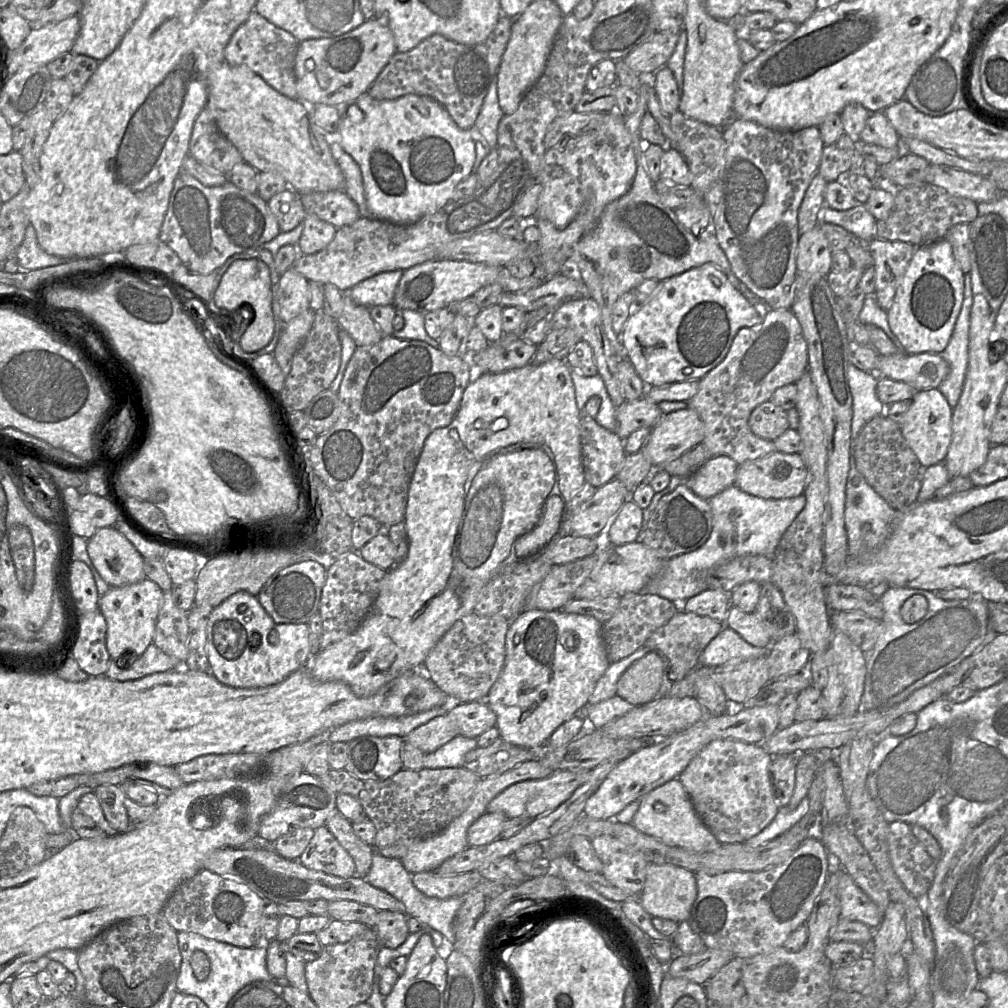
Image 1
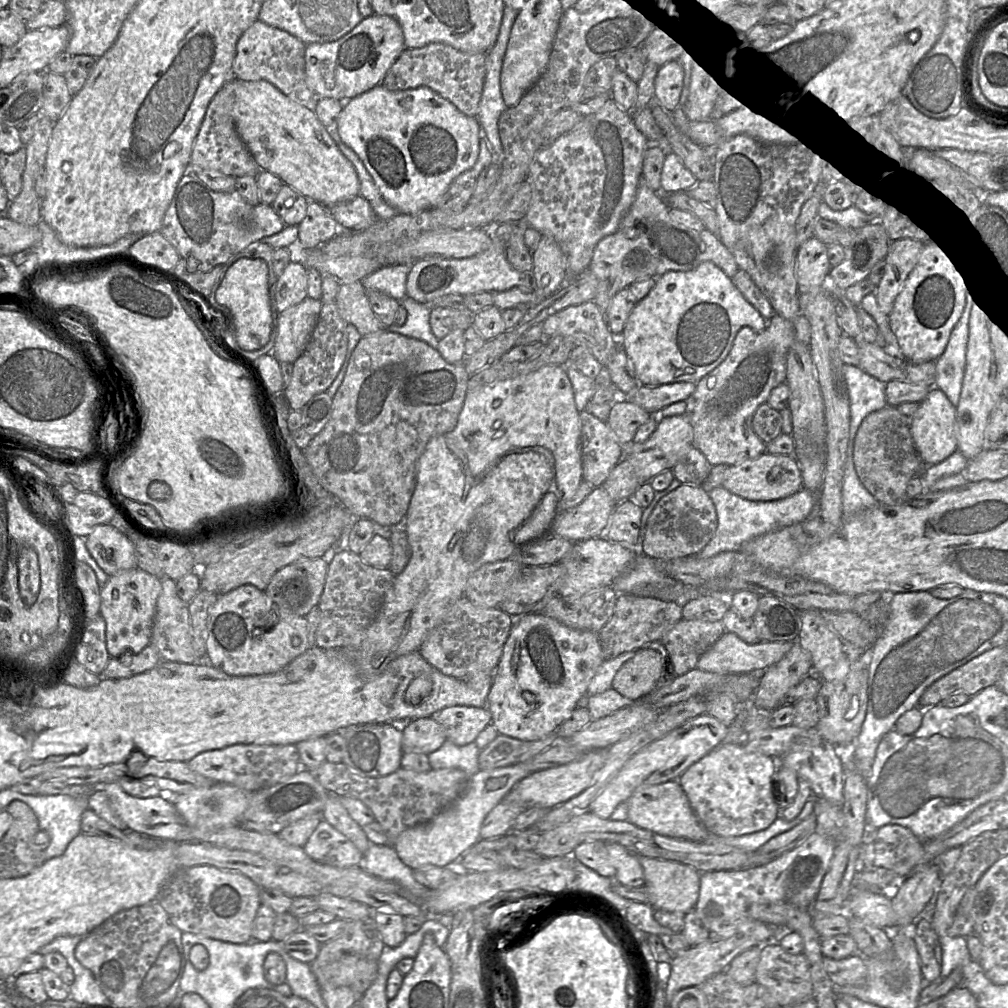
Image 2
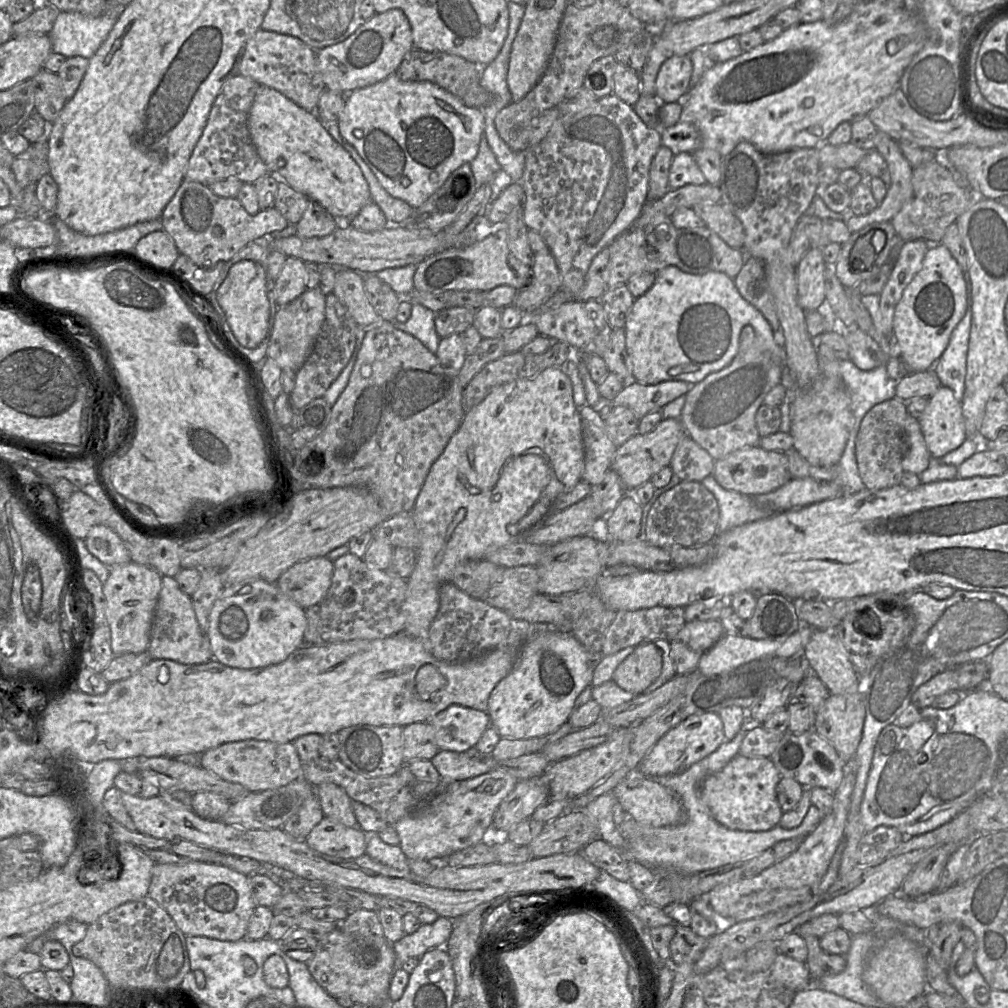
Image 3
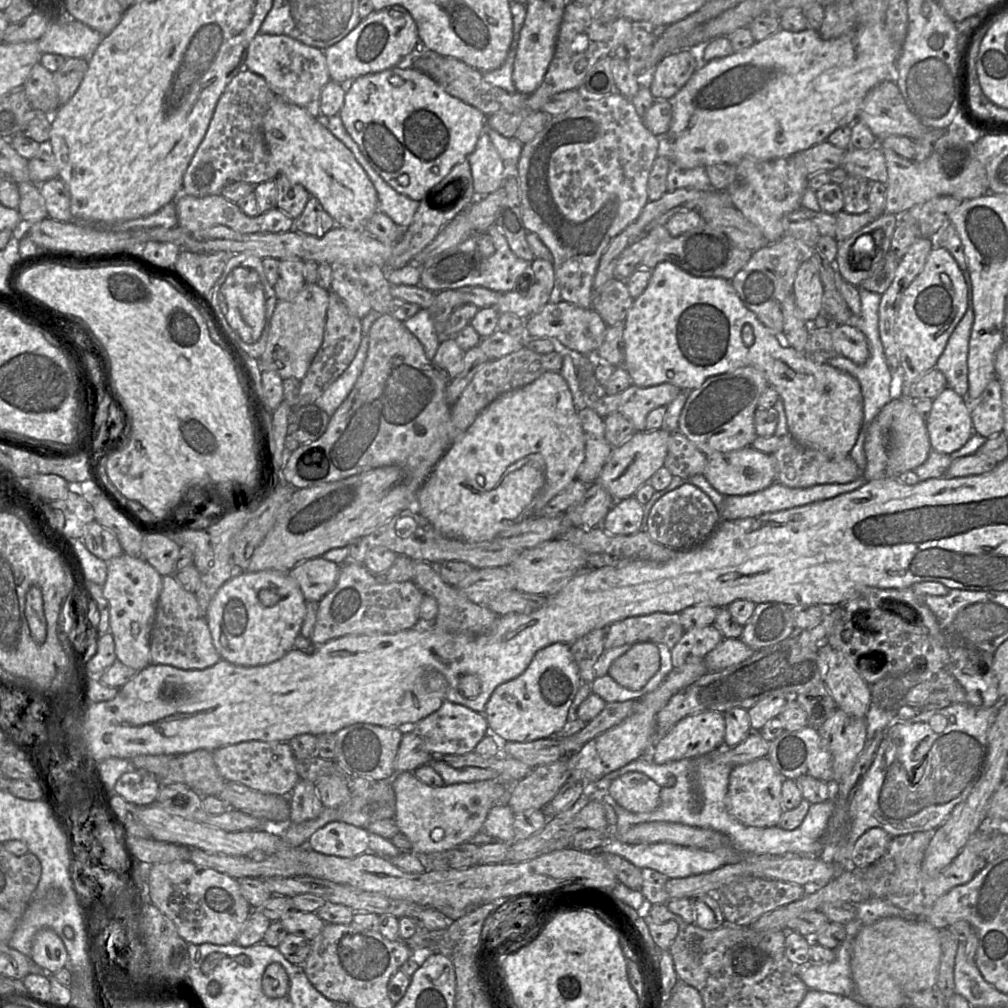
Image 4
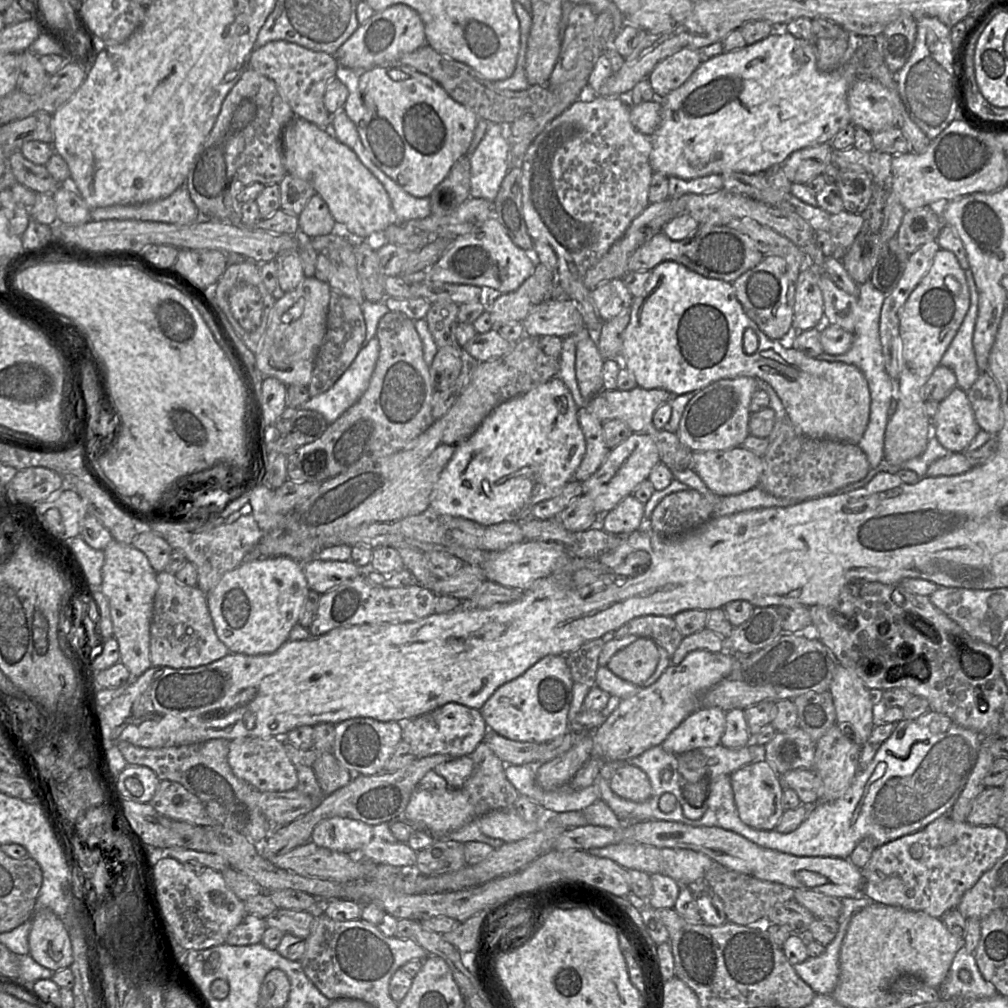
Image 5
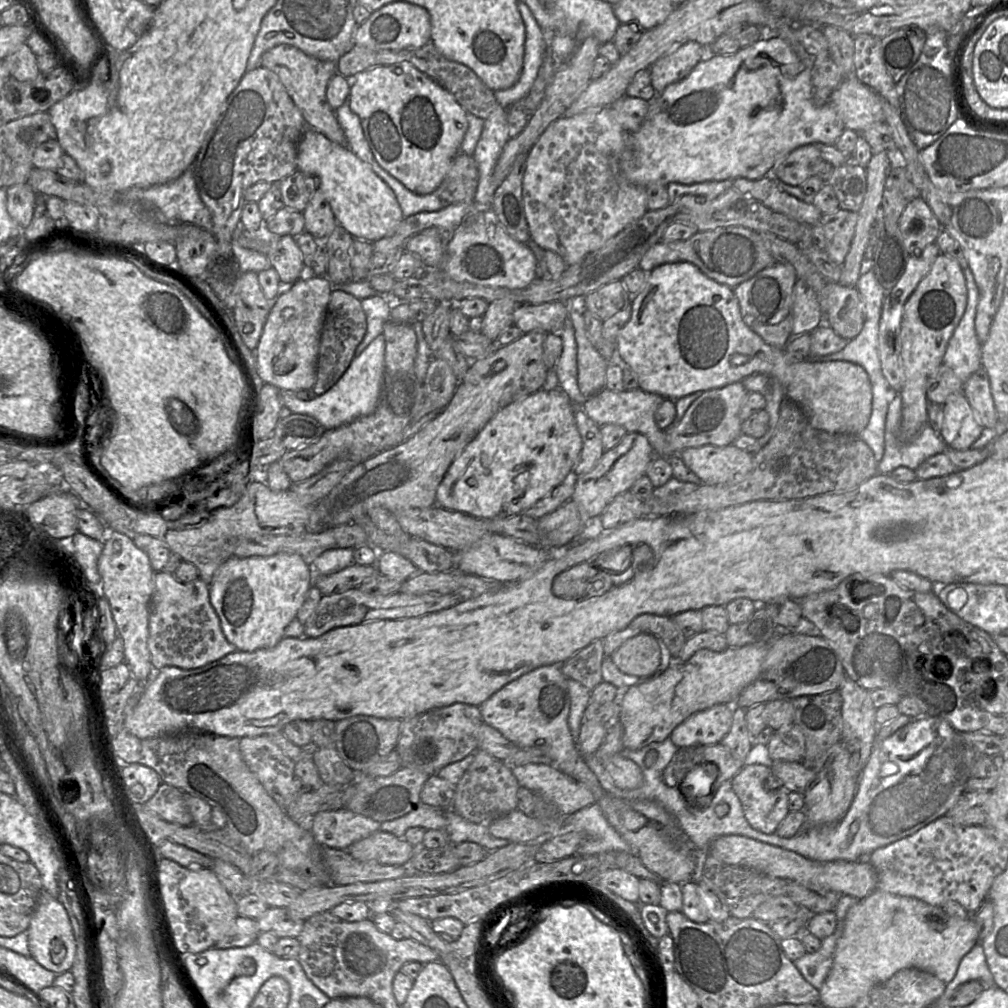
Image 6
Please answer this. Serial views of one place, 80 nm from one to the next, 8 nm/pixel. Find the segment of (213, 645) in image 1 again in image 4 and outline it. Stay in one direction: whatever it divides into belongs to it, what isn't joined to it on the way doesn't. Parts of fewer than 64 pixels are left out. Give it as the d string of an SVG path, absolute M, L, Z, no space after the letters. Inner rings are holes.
M236 571L214 595L207 611L213 644L221 656L239 666L267 665L294 648L306 616L306 600L287 572Z

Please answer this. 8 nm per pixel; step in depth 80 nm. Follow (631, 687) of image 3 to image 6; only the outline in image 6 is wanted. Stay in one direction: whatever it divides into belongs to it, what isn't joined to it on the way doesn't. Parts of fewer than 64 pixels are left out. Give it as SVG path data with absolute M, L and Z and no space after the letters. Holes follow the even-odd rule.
M640 632L626 640L609 657L621 673L647 681L660 663L658 639L652 634Z

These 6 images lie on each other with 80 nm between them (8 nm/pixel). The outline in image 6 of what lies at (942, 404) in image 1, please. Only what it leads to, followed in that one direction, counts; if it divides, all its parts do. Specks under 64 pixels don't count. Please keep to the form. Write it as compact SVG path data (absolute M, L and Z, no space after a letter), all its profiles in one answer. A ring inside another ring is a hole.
M963 392L954 394L942 405L939 435L947 448L969 450L980 437L983 428Z

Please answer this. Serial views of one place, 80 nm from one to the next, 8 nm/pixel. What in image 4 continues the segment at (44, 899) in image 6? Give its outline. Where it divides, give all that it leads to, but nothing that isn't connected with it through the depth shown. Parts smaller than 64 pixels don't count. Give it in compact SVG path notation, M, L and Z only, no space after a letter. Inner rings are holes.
M43 928L35 934L31 959L45 970L44 976L48 976L48 979L64 967L69 969L69 956L65 945L50 928Z

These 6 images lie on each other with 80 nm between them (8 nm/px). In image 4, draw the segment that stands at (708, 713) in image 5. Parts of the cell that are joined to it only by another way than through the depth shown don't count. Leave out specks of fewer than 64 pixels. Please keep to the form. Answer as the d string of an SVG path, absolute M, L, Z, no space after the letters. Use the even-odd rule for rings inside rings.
M707 711L686 716L662 738L651 746L646 754L655 764L701 757L715 751L723 745L725 735L724 715L716 711Z

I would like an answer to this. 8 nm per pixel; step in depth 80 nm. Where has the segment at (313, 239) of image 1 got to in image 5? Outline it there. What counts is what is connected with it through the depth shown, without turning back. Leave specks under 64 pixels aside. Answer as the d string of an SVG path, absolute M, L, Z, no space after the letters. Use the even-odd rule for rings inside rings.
M316 193L298 216L299 234L304 239L325 237L333 231L335 224L326 202Z

